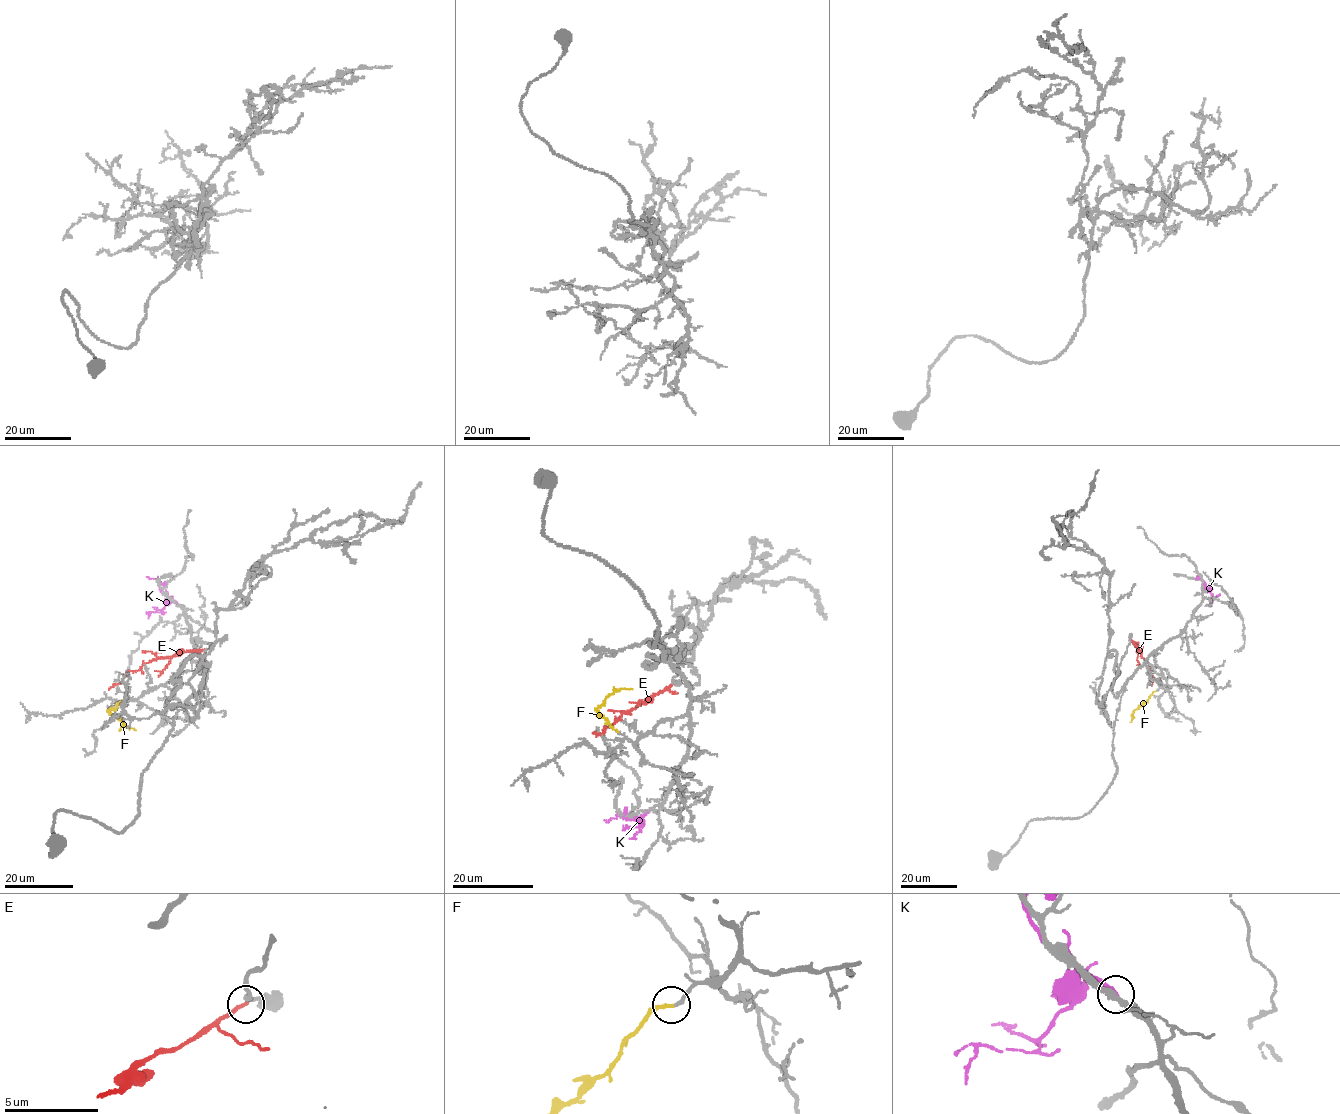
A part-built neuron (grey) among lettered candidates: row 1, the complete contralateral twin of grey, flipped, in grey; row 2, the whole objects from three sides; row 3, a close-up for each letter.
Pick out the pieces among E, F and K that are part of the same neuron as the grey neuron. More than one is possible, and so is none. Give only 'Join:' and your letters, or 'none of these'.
Join: F

